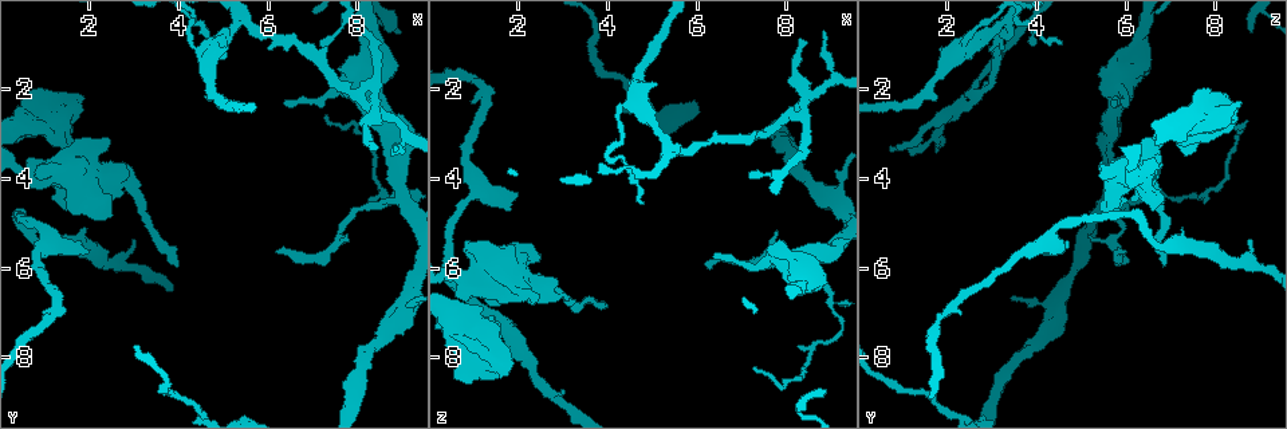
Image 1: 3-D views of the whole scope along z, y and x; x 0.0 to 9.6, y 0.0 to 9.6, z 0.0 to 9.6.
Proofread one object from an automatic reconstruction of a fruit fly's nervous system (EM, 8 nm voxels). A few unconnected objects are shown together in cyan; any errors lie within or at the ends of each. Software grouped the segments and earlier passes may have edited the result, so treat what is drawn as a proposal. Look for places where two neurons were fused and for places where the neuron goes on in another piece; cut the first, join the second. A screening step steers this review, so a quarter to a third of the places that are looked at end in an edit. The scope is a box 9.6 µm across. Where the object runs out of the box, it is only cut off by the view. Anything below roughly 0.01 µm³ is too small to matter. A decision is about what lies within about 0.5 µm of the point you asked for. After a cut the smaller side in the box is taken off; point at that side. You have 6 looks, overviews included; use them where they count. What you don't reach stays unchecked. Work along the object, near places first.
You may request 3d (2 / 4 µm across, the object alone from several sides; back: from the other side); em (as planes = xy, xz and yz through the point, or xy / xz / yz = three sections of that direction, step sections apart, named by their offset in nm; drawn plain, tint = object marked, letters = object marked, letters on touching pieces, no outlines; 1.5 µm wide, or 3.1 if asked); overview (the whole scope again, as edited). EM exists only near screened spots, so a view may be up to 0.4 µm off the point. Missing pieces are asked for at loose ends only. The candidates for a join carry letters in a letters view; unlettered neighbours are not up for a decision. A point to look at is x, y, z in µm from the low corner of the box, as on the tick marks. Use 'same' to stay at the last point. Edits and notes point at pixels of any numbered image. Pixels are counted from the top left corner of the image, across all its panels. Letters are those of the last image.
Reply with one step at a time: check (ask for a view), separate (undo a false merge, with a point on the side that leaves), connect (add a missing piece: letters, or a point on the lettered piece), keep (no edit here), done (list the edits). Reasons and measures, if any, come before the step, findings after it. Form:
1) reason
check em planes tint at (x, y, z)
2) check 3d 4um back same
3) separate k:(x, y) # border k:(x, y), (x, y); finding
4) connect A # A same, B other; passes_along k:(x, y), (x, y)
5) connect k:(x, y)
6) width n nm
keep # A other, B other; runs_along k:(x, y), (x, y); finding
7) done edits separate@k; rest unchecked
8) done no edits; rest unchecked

an open end
check 3d 2um at (1.60, 3.35, 7.25)

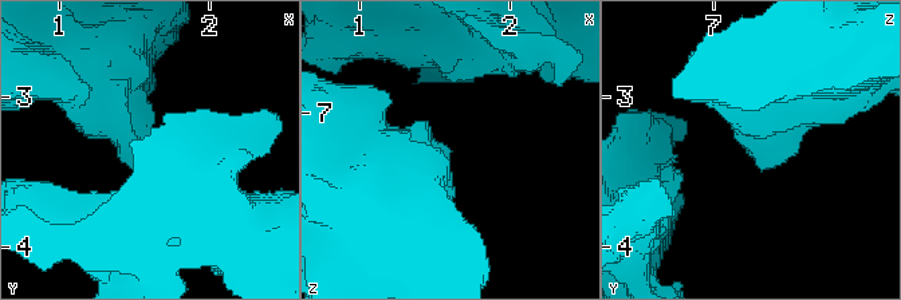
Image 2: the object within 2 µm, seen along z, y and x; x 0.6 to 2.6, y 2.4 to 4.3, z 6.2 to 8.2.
check em xy step 8 tint at (1.56, 3.34, 7.24)

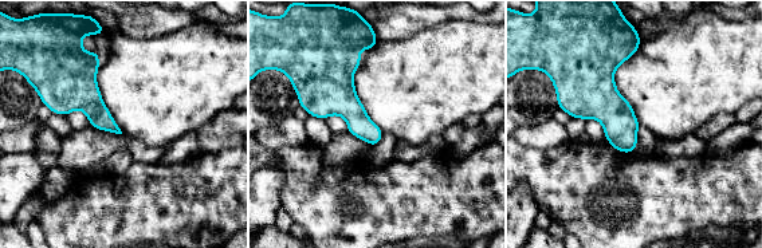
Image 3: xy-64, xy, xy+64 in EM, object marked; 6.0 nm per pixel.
check em planes letters same

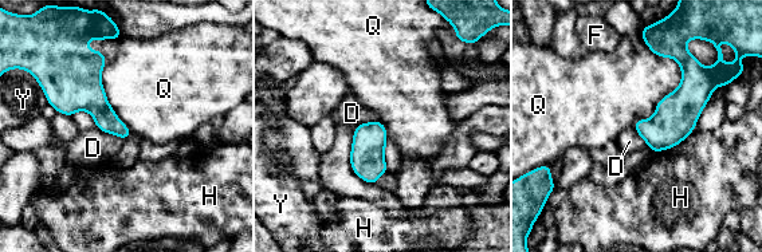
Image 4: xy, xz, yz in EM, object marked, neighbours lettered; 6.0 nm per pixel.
longest_contact Q 550 nm
keep # D other, F other, H other, Q other, Y other; border 4:(641, 35), (680, 83), (632, 126); no lettered piece goes on from it

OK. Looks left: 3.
thick end
check 3d 4um at (0.80, 3.95, 5.60)

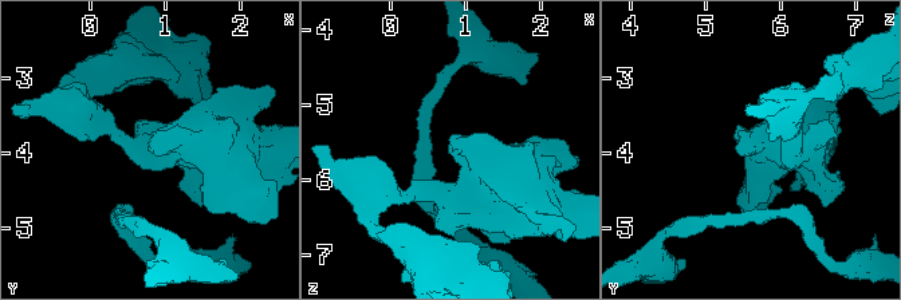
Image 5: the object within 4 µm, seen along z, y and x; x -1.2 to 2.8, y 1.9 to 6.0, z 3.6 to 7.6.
need the tissue
check em xy step 4 letters at (0.80, 4.00, 5.60)

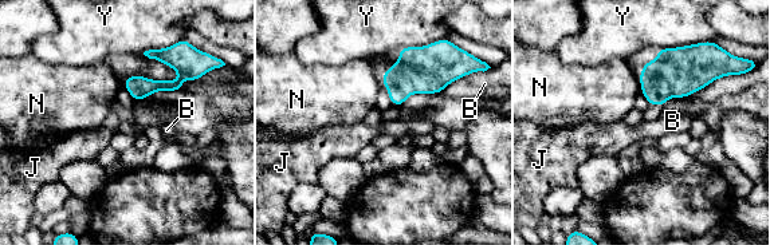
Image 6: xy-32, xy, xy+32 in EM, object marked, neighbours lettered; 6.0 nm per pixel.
cut it another way
check em planes letters same

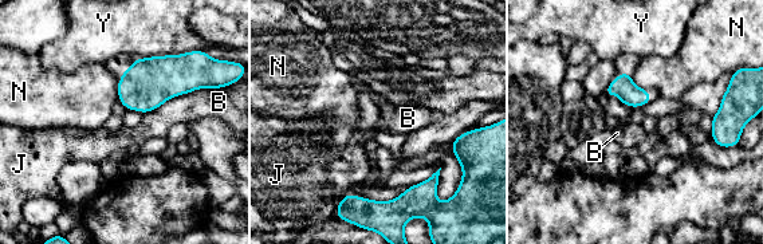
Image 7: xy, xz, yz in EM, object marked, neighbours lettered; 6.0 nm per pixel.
keep # B other, J other, N other, Y other; no lettered piece goes on from it

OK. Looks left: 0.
done no edits; rest unchecked

